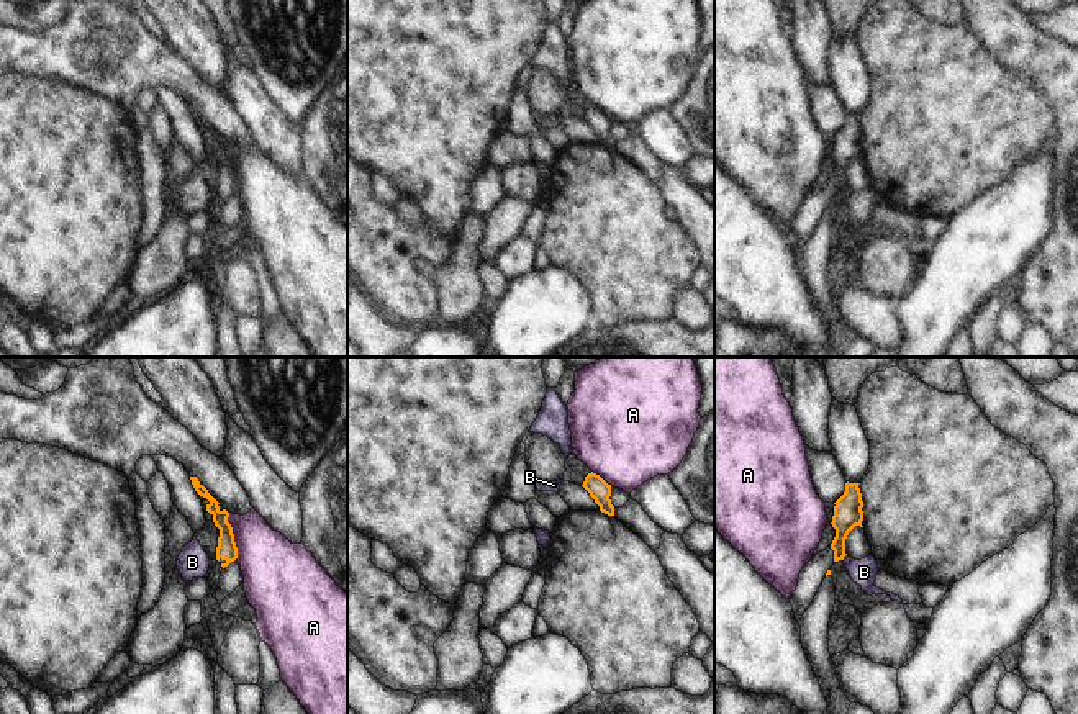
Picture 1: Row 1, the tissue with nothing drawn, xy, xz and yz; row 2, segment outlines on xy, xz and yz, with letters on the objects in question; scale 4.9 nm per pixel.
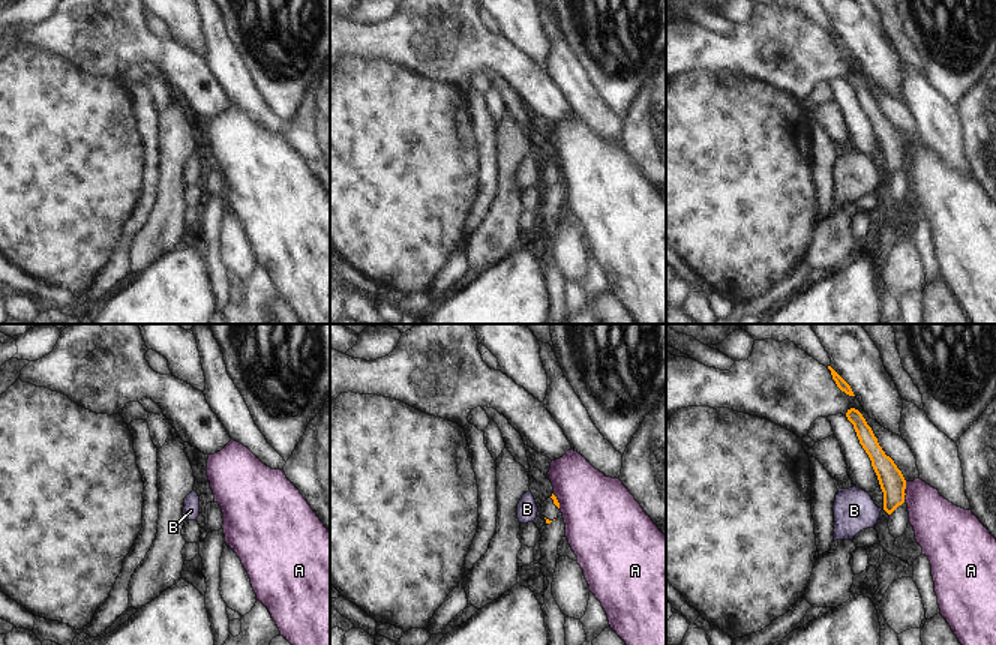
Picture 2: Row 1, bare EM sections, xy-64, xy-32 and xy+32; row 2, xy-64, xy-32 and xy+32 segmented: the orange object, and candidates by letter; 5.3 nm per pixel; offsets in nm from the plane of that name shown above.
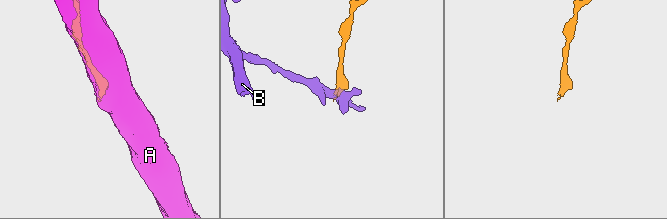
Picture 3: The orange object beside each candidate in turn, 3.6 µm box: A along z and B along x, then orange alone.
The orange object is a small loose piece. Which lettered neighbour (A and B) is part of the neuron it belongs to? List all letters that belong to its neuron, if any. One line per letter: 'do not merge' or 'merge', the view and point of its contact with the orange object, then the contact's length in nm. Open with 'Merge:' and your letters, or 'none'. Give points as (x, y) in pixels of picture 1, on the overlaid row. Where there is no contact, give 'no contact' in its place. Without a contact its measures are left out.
Merge: none
A: do not merge | xy (233, 536) | 240 nm
B: do not merge | yz (844, 555) | 40 nm

